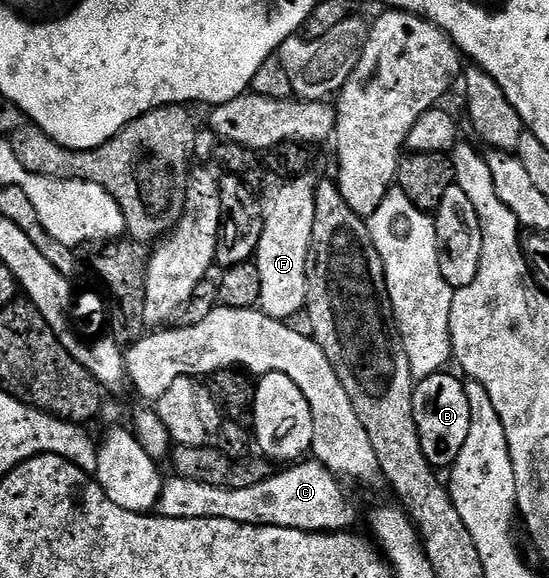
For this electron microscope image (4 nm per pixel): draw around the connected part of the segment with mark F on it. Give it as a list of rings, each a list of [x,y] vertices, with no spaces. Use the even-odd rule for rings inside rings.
[[[305,173],[289,178],[272,195],[272,200],[263,208],[264,228],[260,244],[254,256],[258,269],[258,277],[262,277],[262,293],[258,304],[259,310],[272,319],[281,321],[291,320],[291,315],[296,315],[305,310],[308,302],[308,269],[312,253],[312,233],[314,223],[314,205],[316,199],[317,176]]]

